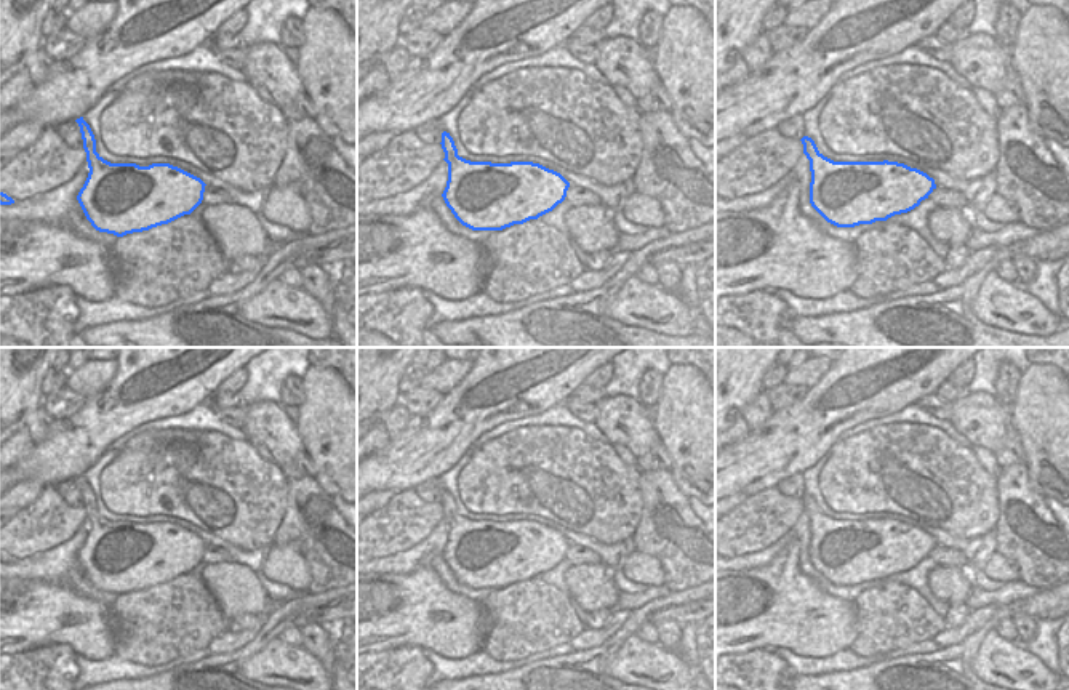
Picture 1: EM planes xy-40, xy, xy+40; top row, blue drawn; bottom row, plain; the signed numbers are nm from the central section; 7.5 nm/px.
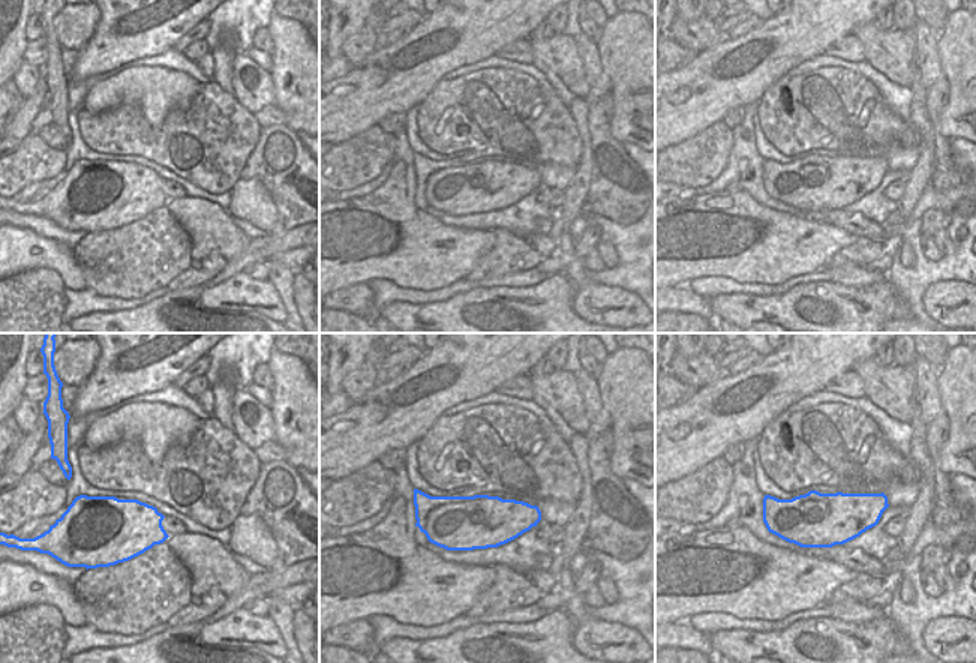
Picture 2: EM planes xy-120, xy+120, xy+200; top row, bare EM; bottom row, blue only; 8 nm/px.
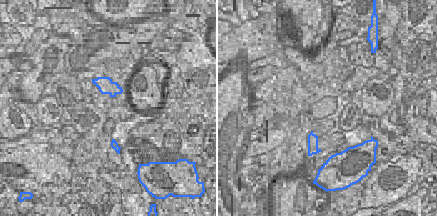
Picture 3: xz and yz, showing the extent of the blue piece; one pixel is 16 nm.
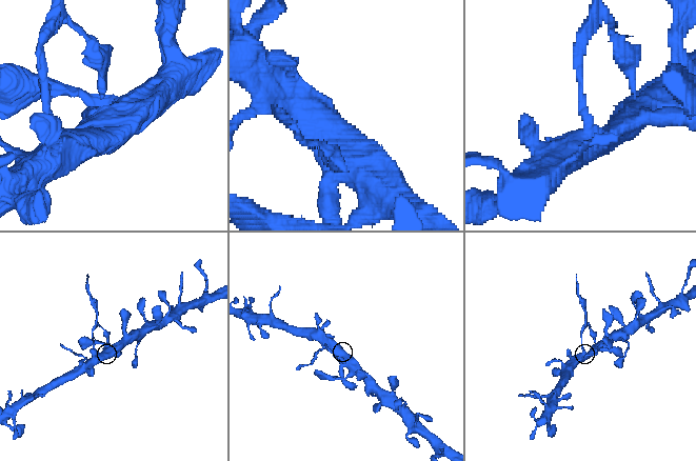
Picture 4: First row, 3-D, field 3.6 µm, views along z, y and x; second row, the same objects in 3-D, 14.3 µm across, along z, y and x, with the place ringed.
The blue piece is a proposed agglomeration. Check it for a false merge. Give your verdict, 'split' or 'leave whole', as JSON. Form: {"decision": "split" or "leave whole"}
{"decision": "split"}

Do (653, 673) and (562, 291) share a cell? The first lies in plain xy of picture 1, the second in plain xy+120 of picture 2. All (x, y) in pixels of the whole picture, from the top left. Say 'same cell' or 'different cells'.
different cells

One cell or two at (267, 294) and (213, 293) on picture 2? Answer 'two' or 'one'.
one

